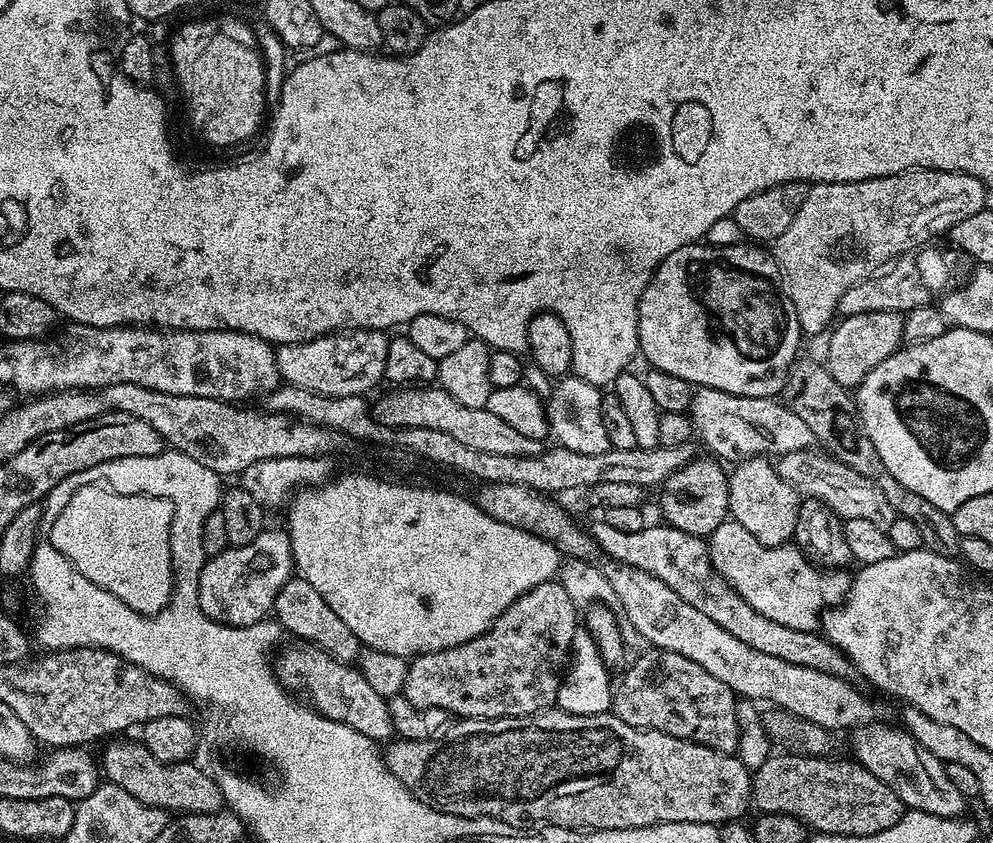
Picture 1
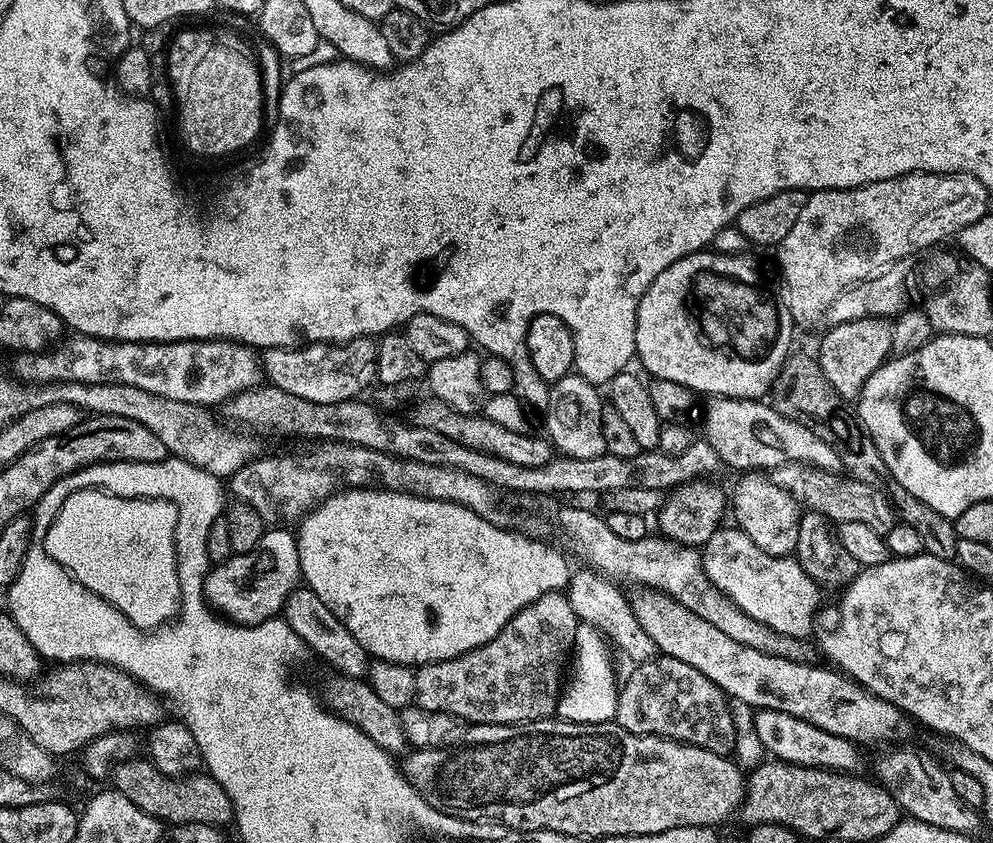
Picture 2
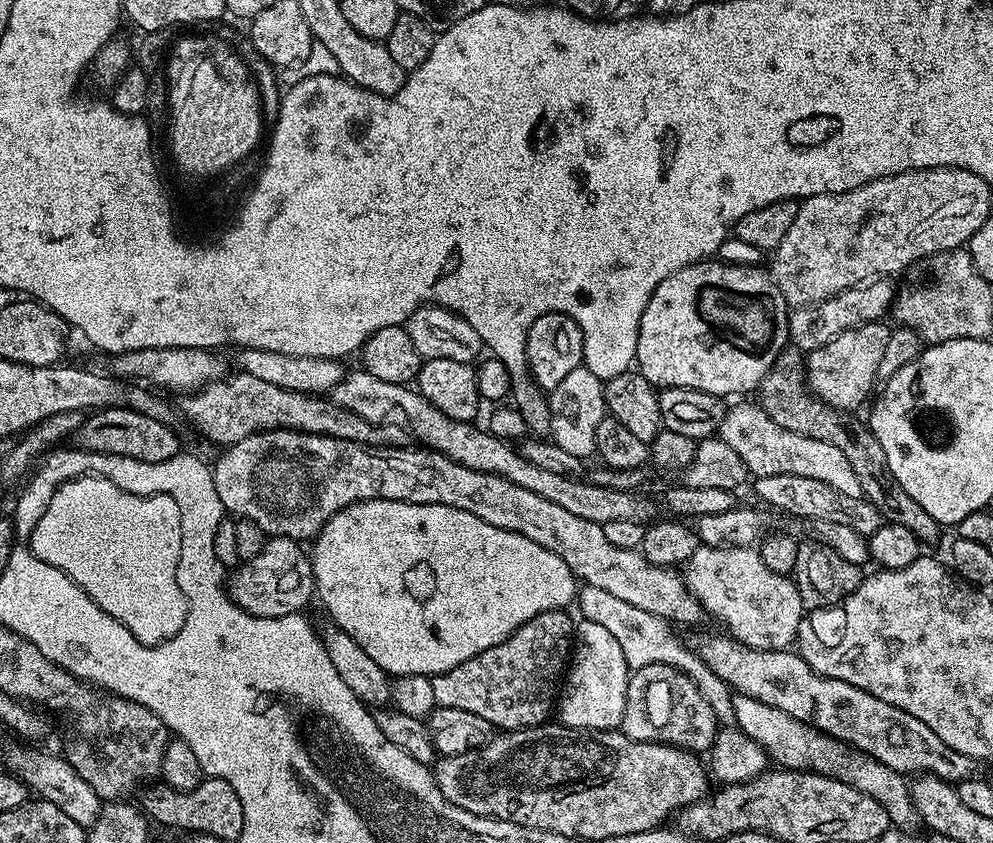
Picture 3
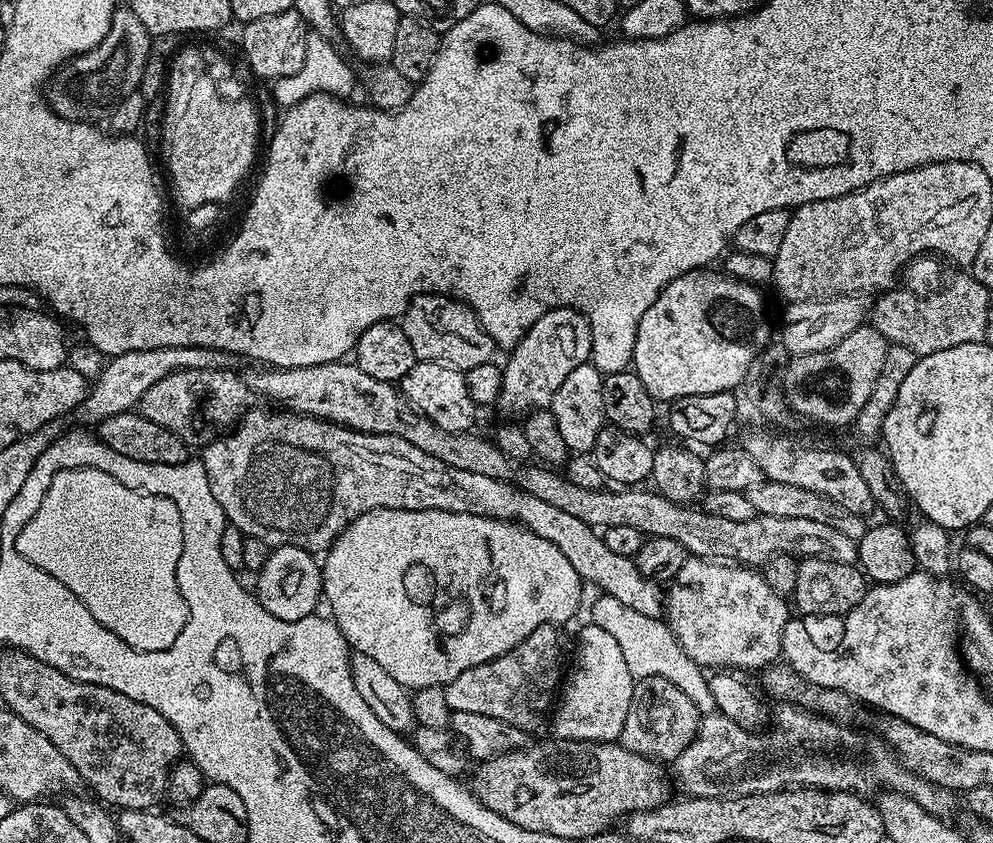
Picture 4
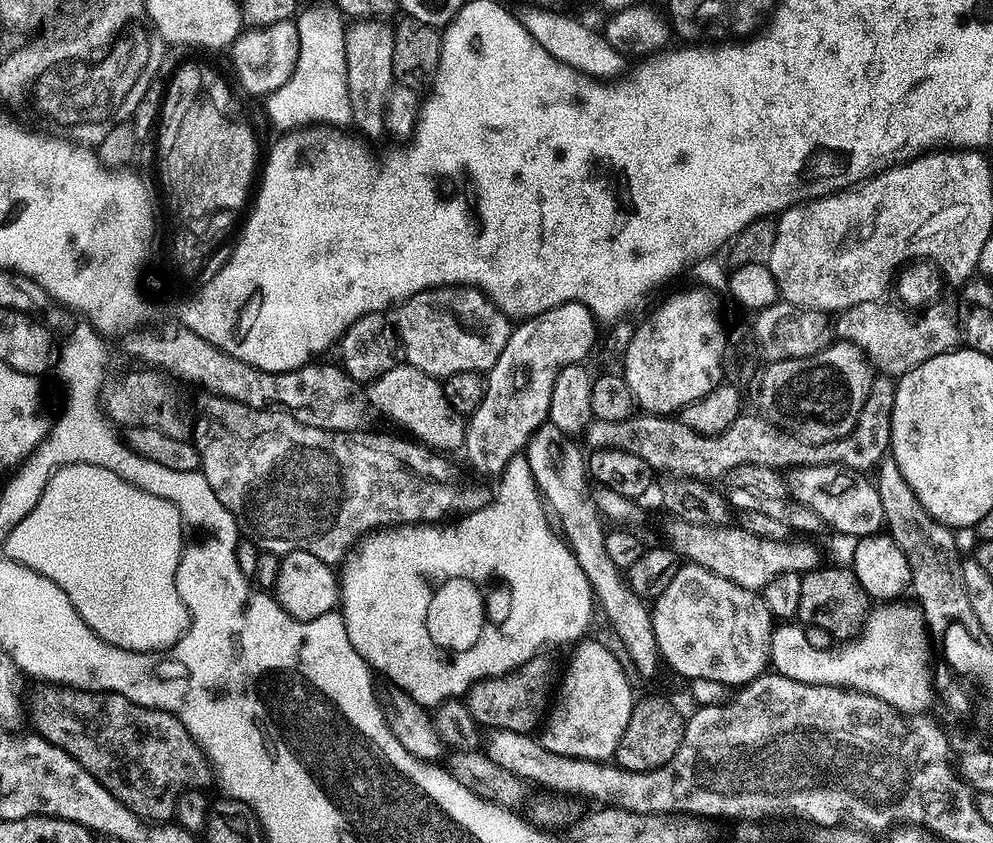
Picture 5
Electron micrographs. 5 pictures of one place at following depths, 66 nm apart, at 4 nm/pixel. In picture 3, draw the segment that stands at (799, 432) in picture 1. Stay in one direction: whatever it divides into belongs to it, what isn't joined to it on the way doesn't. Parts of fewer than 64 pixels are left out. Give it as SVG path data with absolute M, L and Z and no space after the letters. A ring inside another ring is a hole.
M759 403L736 404L727 409L724 421L720 427L719 437L726 442L726 446L742 458L753 477L769 476L770 474L796 474L802 478L818 478L818 482L826 482L838 490L838 494L846 494L846 498L861 498L864 495L862 486L858 482L858 474L850 467L850 462L842 455L838 446L830 446L830 442L818 442L818 438L806 438L802 434L794 434L794 430L786 430L786 426L778 426L774 418L770 418L761 410Z

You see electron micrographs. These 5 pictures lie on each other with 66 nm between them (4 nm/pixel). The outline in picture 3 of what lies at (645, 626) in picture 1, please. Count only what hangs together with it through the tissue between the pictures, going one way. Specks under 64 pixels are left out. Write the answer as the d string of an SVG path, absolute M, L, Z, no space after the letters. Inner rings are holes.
M723 635L706 637L698 646L698 653L702 662L735 693L786 710L786 714L811 728L878 758L878 762L895 772L927 774L949 782L966 780L973 775L974 761L946 746L946 742L942 742L926 722L918 722L914 714L906 714L906 710L898 710L898 706L890 706L890 702L882 702L882 698L874 698L874 694L866 694L866 690L858 690L858 686L850 686L850 682L818 674L795 651L759 652Z

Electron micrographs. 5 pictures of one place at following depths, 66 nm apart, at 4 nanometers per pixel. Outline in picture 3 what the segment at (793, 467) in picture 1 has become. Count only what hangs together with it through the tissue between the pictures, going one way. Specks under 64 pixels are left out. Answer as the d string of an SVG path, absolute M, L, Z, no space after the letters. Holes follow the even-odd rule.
M770 474L755 477L756 496L764 504L777 508L780 512L789 512L792 516L801 516L805 522L821 520L822 522L838 522L845 526L854 526L863 536L870 537L882 523L880 511L863 498L846 498L846 494L838 494L834 486L826 482L818 482L818 478L802 478L796 474Z

